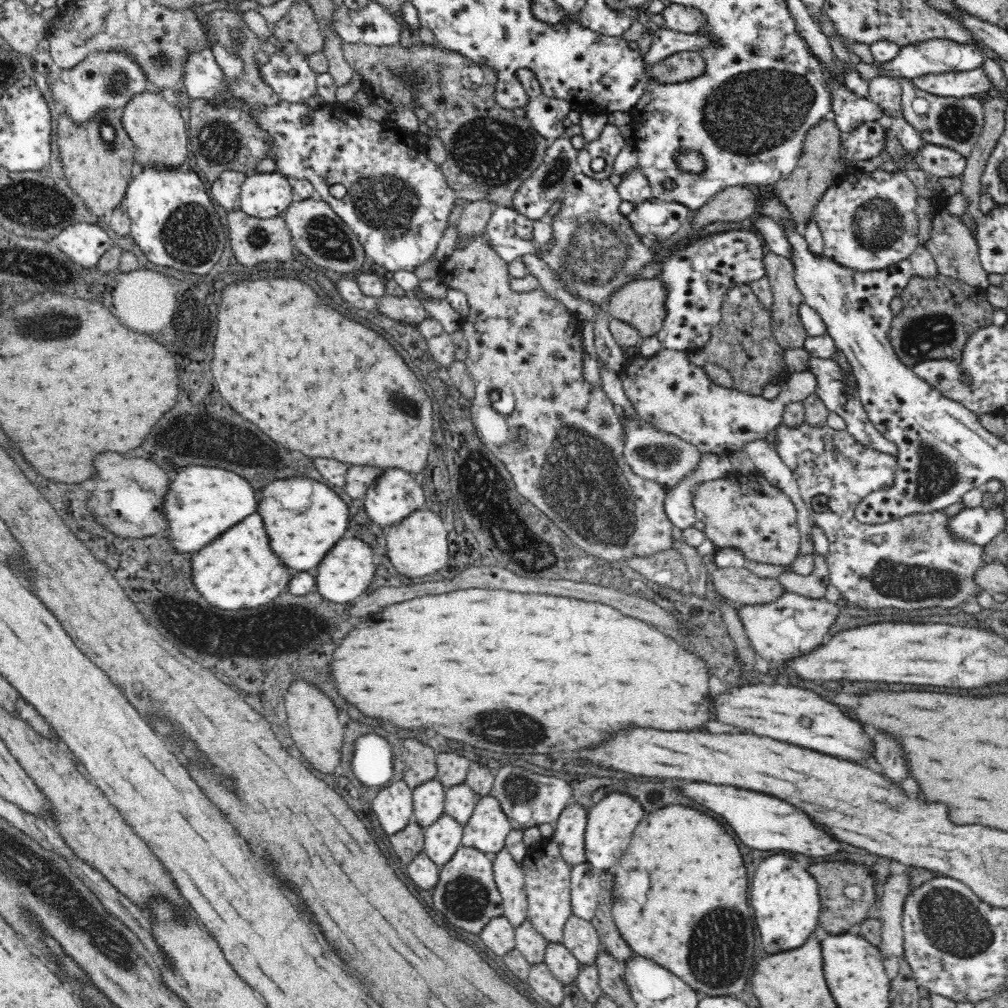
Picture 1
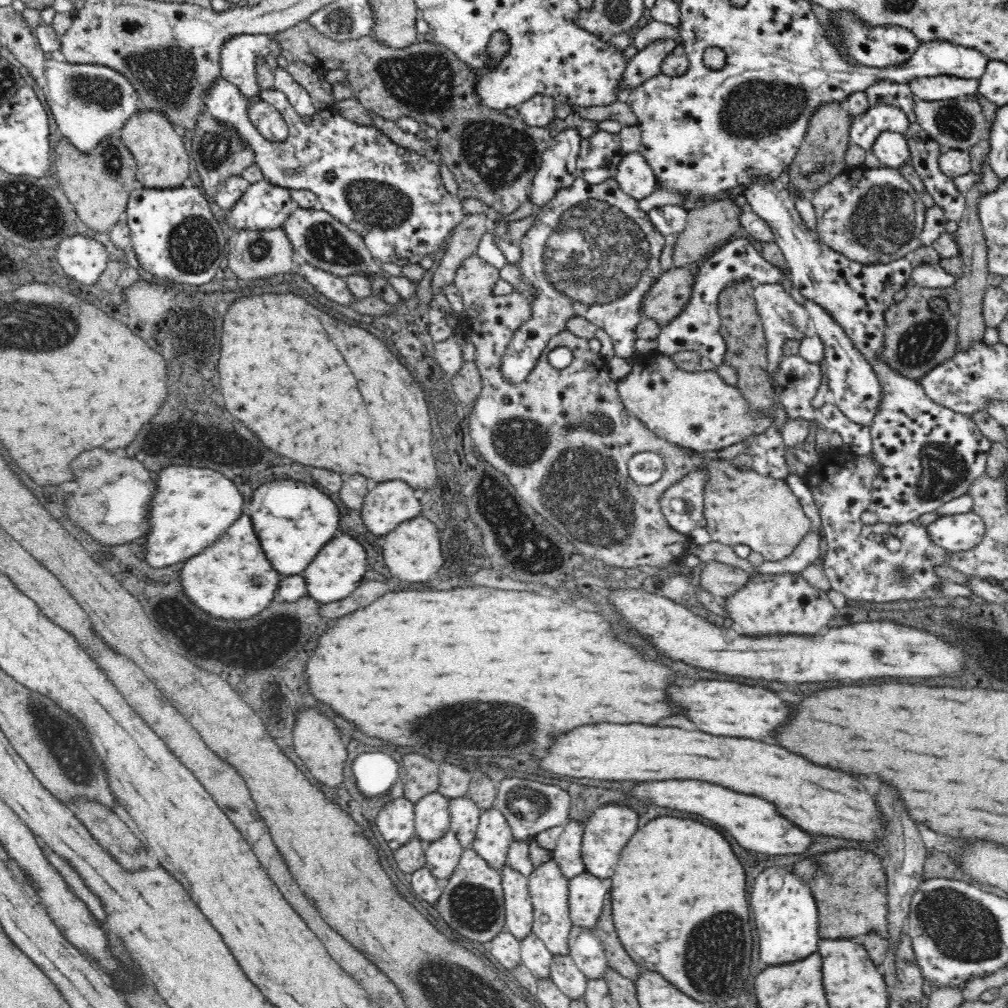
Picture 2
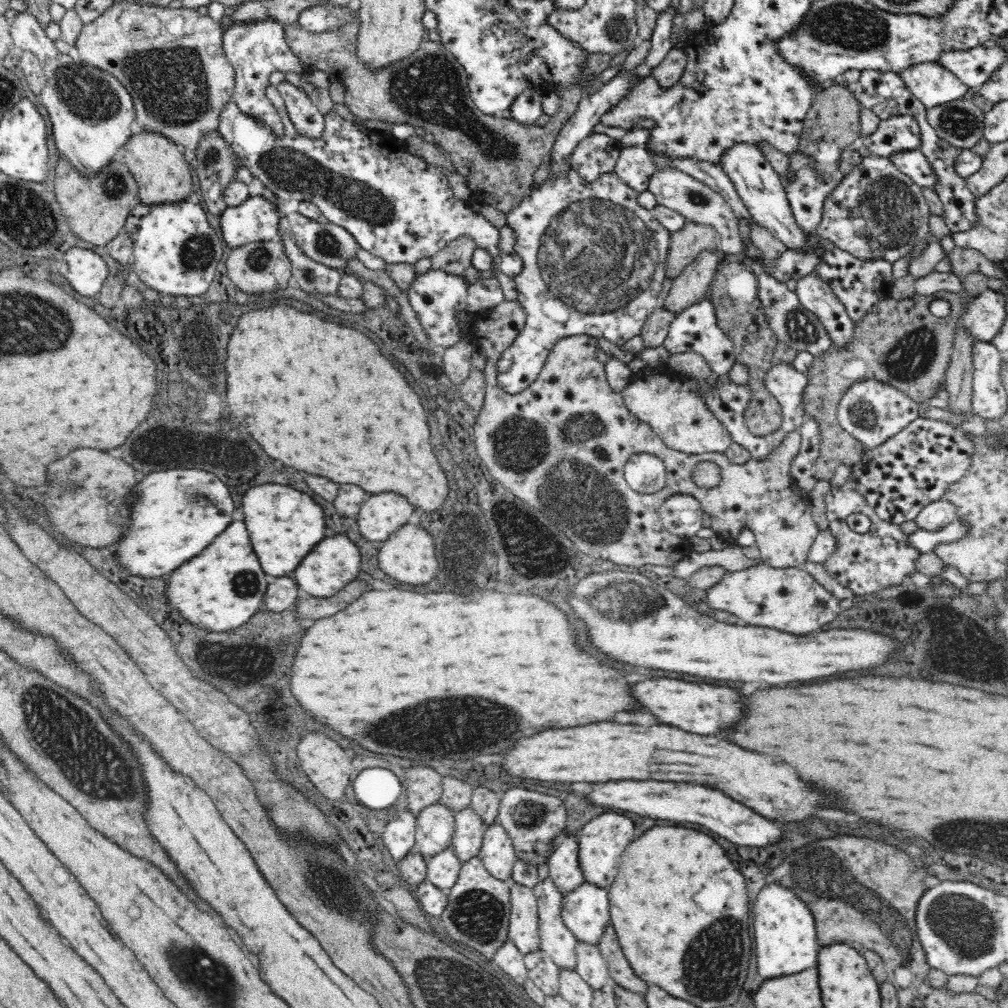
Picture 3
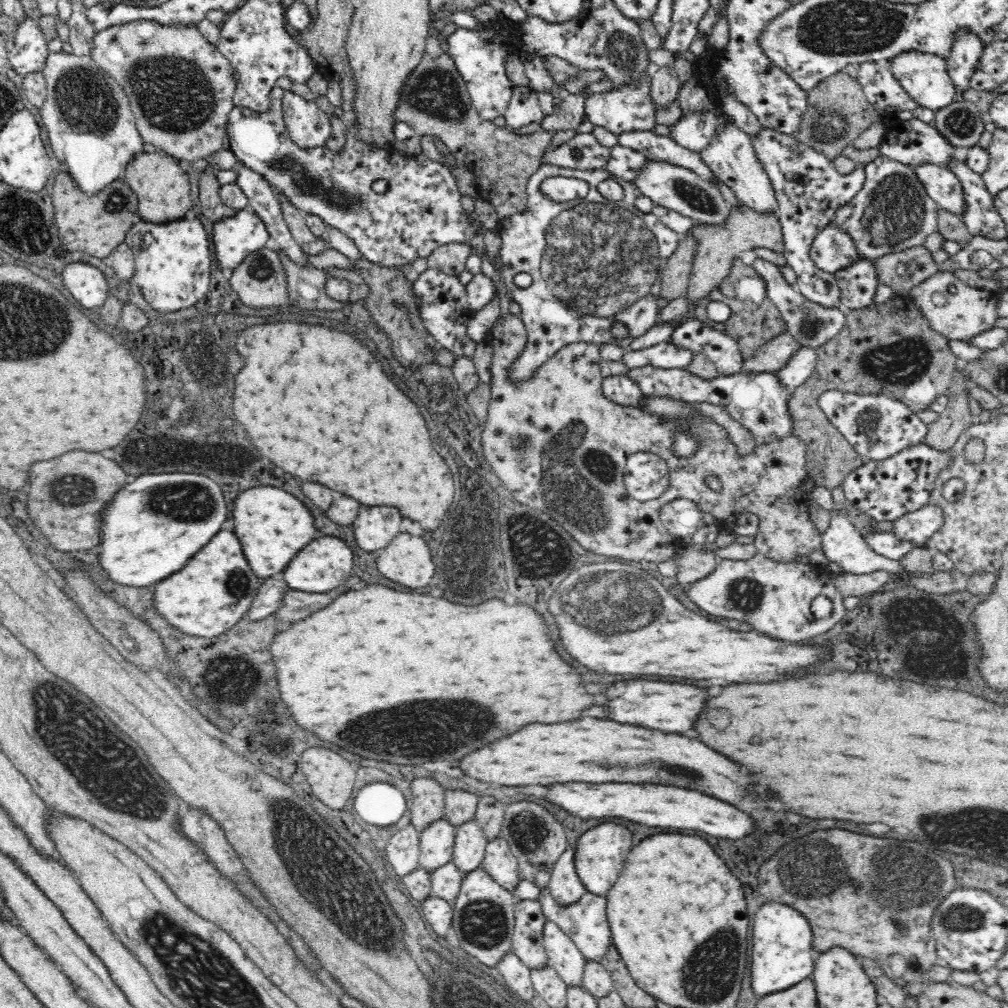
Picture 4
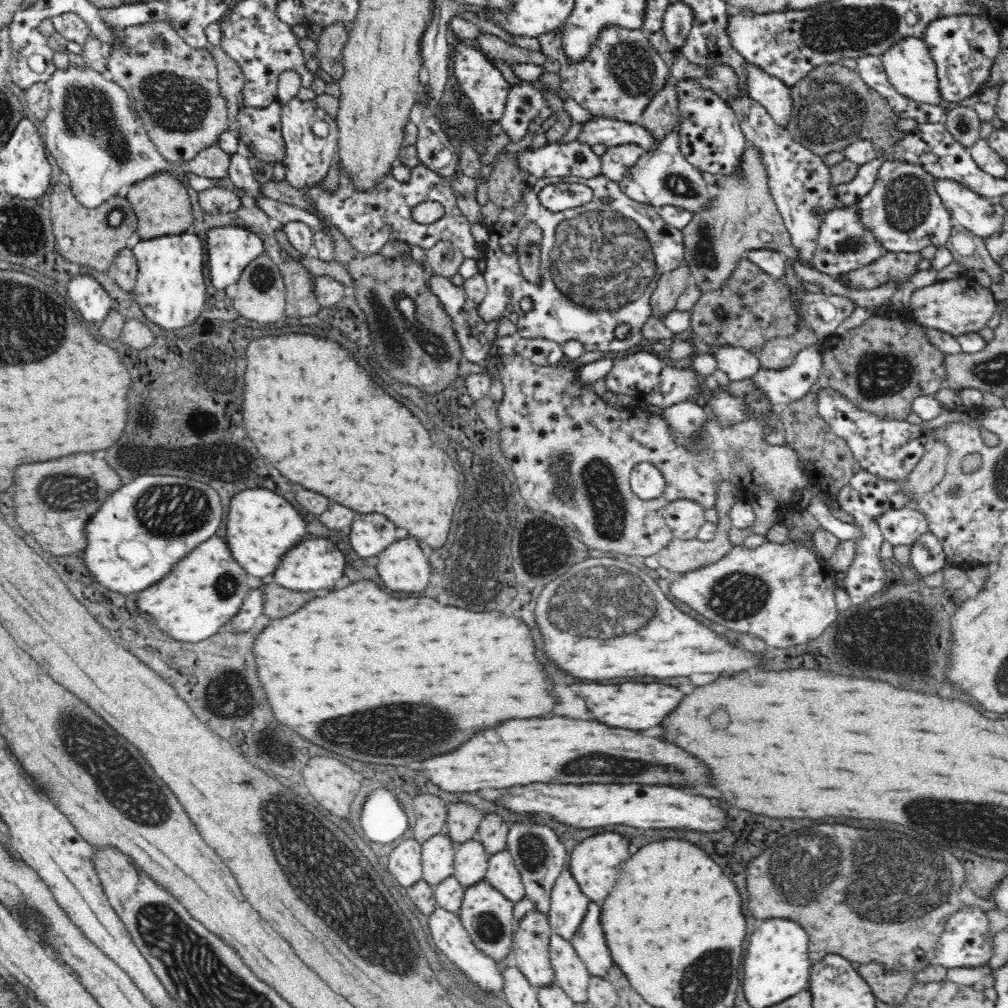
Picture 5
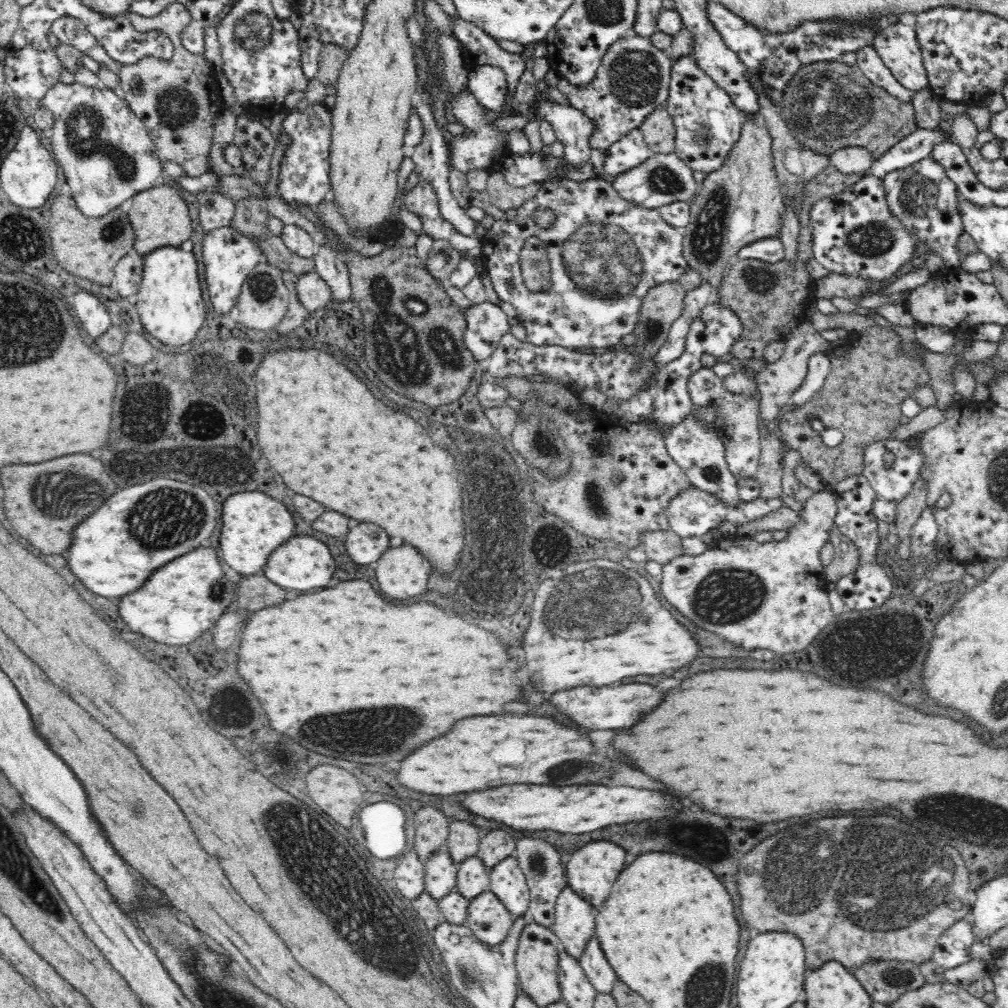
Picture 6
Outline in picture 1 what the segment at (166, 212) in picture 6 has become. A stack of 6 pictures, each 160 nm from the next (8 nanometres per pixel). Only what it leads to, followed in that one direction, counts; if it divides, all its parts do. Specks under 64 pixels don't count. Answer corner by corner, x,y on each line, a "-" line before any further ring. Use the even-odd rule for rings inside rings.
141,92
122,109
122,126
133,142
133,158
142,168
178,169
188,158
189,134
178,107
166,102
162,93

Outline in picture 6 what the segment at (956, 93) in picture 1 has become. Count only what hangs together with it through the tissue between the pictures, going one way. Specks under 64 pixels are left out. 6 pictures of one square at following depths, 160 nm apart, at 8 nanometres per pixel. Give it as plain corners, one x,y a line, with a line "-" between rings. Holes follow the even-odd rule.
899,21
880,25
870,46
876,49
900,85
913,92
928,87
915,28

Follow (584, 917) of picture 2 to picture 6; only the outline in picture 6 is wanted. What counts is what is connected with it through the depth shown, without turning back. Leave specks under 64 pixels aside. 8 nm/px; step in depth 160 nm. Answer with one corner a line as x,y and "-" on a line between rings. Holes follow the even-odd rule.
596,936
588,941
587,949
584,954
581,954
579,963
588,982
596,989
597,993
612,995
612,989
618,978
606,960

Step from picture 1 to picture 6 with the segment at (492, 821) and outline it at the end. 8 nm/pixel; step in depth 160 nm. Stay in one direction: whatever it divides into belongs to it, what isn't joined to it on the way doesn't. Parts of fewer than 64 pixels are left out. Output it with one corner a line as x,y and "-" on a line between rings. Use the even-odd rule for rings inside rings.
516,856
499,862
489,871
490,891
516,918
529,910
530,889

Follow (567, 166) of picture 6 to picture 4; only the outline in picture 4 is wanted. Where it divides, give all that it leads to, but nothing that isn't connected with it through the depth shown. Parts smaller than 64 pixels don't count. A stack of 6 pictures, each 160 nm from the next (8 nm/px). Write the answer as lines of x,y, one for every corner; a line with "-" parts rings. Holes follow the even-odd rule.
630,130
616,134
618,145
630,147
644,154
649,160
667,160
676,166
693,170
700,178
711,181
714,178
712,169
697,152
680,146
674,139
656,134
651,130

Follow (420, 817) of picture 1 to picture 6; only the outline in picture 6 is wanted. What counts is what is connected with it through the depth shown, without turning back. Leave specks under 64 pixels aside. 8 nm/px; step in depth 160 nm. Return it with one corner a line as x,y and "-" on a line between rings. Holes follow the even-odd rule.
442,845
437,853
425,862
425,889
431,898
439,901
456,890
457,866
447,845

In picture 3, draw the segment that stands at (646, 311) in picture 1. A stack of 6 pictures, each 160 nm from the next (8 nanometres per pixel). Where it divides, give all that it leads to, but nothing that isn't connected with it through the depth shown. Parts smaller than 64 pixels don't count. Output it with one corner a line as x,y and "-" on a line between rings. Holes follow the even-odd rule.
702,250
680,276
672,281
672,289
661,305
679,314
707,298
707,290
715,281
717,266
722,263
722,252

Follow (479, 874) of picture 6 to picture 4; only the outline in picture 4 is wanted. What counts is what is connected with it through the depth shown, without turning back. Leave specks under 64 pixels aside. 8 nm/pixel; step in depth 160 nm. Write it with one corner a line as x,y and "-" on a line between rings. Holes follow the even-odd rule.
475,820
457,828
453,844
453,863
464,876
481,866
488,837

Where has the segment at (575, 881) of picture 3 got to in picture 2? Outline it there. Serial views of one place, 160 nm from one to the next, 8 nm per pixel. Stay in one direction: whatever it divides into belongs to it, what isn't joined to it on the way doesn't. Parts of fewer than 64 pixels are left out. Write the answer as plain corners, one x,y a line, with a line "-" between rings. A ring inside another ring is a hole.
570,821
564,826
556,848
551,851
552,859
558,863
568,882
585,871
581,851
583,832
583,825
580,822

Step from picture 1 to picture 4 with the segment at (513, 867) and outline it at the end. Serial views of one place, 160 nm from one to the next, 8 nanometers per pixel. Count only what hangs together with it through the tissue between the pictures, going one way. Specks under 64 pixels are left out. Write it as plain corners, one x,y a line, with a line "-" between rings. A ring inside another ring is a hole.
523,900
515,903
515,929
511,940
513,953
530,970
547,966
543,928
548,918
540,903

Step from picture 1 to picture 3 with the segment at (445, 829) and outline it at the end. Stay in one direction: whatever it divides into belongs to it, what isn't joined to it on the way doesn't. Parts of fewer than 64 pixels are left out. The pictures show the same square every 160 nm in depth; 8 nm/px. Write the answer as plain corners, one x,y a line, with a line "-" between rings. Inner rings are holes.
450,846
435,857
427,859
427,881
438,890
451,889
458,880
462,865
463,862

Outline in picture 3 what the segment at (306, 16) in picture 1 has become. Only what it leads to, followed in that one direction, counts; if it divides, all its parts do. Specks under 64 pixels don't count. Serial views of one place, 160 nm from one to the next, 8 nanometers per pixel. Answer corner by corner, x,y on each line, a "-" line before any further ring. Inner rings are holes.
354,6
352,8
352,12
350,12
352,18
346,22
346,24
340,24
340,26
336,26
336,28
328,28
328,30
324,30
324,32
312,32
306,30
300,23
292,22
292,24
286,24
285,27
285,39
287,40
288,46
292,49
292,52
305,64
308,71
322,71
325,72
326,75
330,77
331,80
336,80
339,83
344,85
346,88
344,104
346,104
348,110
356,116
361,121
366,121
368,119
374,120
382,120
382,122
388,122
390,125
406,123
412,125
414,128
423,128
425,132
430,132
432,136
435,138
434,144
439,146
441,150
444,150
446,156
453,162
453,166
455,166
456,172
462,174
464,178
467,180
467,185
470,187
471,194
473,199
477,203
484,202
501,210
504,214
510,212
513,208
516,208
516,205
519,204
520,201
523,200
523,197
530,190
530,186
533,184
534,172
538,170
538,166
542,164
542,160
550,153
553,144
555,143
556,137
560,132
560,129
568,122
568,119
576,112
578,103
584,97
584,92
582,86
586,84
587,81
590,81
596,75
598,75
602,70
608,69
608,64
610,64
610,55
588,55
586,60
580,64
581,67
581,76
579,80
574,84
560,84
558,88
556,88
556,95
560,97
560,108
558,108
558,112
550,116
549,122
545,125
545,127
539,127
534,124
532,125
523,125
516,120
510,118
503,118
500,115
486,115
481,112
480,109
477,108
473,98
471,97
469,86
467,83
468,76
465,74
463,66
457,61
457,58
444,48
444,45
441,41
432,41
429,39
428,41
422,41
420,48
410,56
407,56
404,60
397,62
394,65
390,65
376,71
376,74
373,74
372,71
368,71
364,65
362,65
362,61
356,58
356,34
358,34
358,28
360,27
359,18
356,15
356,11
354,11

